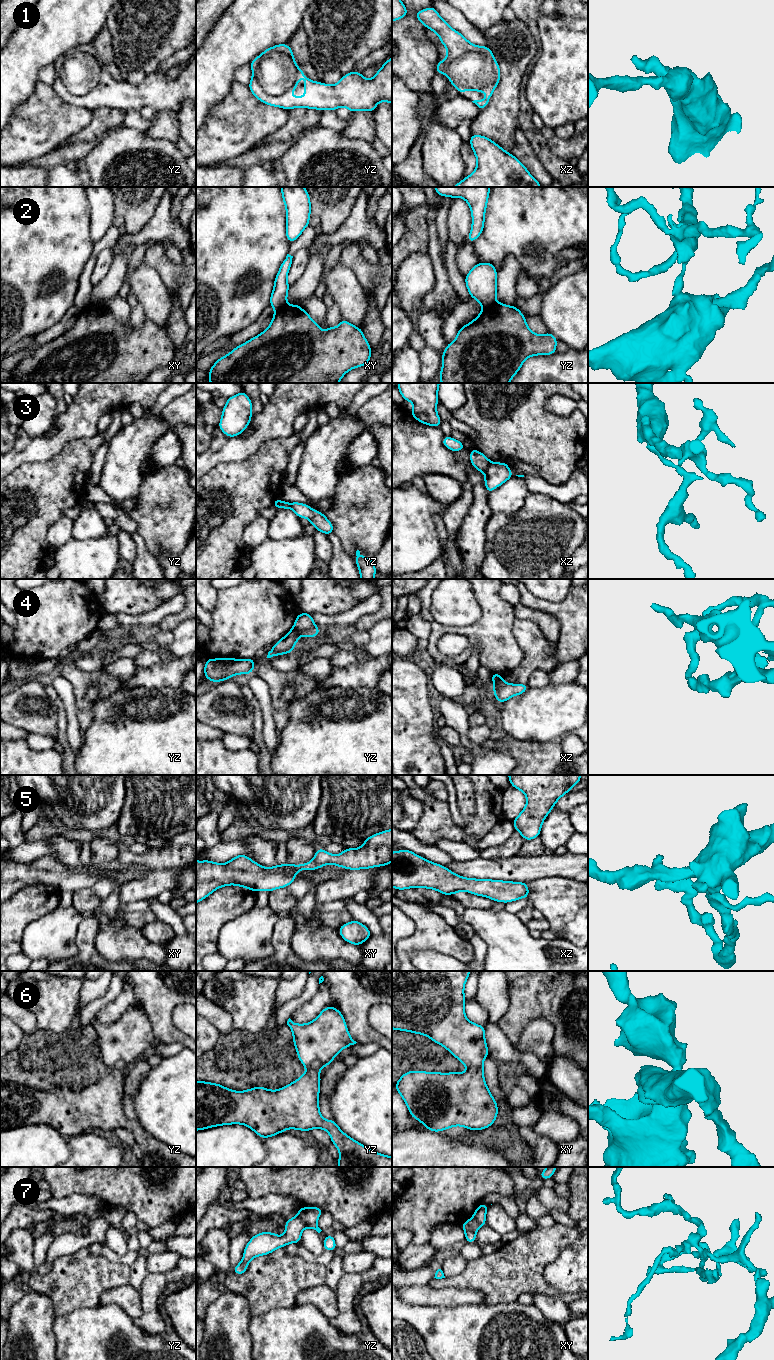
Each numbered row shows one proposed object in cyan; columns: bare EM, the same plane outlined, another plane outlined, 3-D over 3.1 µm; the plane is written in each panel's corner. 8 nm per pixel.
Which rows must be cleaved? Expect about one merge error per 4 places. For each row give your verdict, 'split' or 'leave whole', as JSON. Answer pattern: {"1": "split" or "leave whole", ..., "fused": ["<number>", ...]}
{"1": "leave whole", "2": "split", "3": "split", "4": "split", "5": "leave whole", "6": "leave whole", "7": "split", "fused": ["2", "3", "4", "7"]}

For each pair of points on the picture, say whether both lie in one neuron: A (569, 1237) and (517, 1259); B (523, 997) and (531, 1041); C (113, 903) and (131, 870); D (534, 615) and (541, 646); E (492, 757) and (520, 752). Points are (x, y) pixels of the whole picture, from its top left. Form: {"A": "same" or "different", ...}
{"A": "same", "B": "different", "C": "same", "D": "different", "E": "different"}

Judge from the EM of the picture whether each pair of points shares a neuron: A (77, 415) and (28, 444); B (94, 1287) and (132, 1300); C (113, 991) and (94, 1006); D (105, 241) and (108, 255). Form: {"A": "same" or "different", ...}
{"A": "same", "B": "different", "C": "same", "D": "different"}

